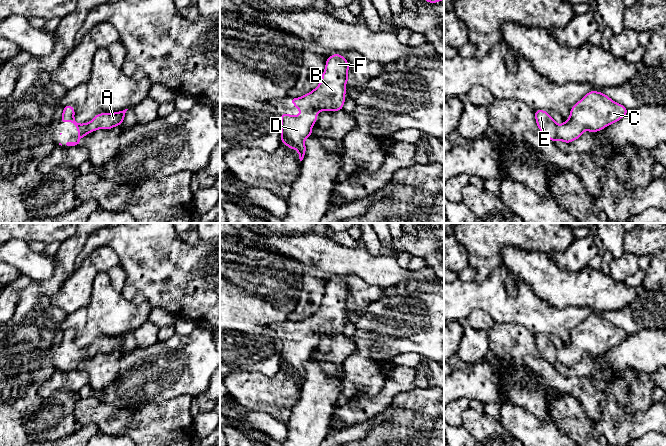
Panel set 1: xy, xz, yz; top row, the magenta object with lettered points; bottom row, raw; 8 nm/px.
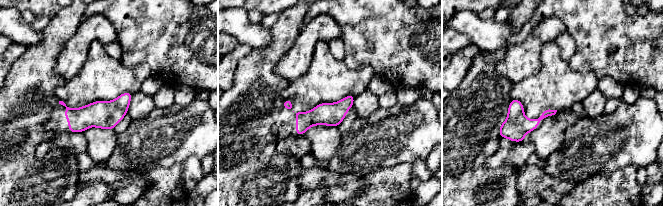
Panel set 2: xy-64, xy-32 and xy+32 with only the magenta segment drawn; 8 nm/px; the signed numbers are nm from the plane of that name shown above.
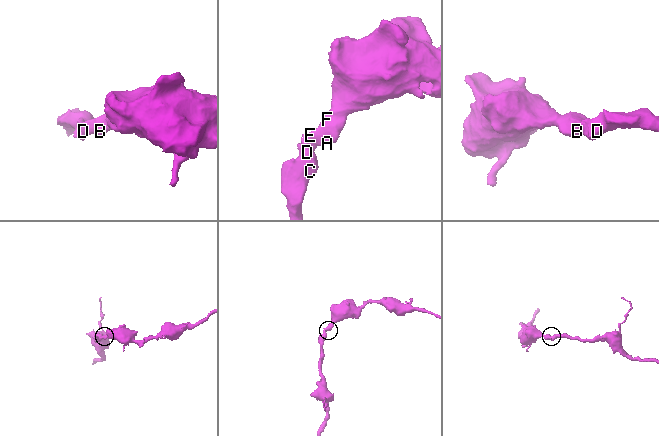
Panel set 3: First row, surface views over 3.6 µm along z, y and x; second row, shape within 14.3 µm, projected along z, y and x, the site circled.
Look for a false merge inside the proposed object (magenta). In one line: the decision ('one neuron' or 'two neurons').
one neuron

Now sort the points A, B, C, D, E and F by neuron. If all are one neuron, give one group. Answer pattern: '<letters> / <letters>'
A B C D E F

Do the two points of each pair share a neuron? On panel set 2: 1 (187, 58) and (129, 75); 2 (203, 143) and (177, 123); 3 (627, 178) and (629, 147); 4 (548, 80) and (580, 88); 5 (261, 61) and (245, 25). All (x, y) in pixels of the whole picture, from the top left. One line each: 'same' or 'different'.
1: different
2: same
3: different
4: same
5: different

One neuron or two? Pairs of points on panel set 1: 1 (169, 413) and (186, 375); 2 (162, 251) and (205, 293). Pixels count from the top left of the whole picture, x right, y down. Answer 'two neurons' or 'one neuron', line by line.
1: two neurons
2: one neuron

